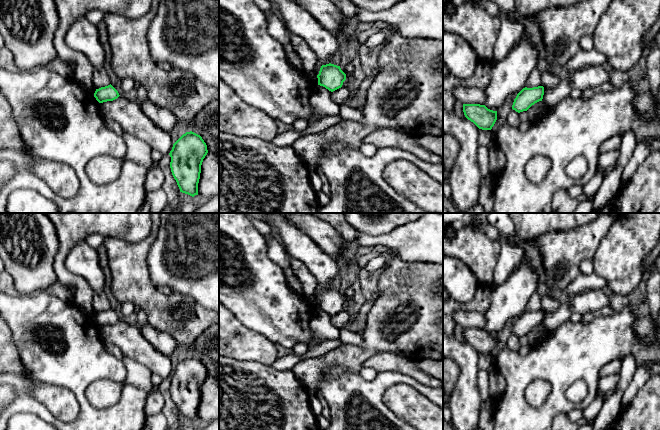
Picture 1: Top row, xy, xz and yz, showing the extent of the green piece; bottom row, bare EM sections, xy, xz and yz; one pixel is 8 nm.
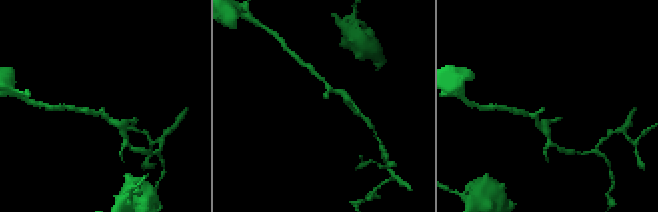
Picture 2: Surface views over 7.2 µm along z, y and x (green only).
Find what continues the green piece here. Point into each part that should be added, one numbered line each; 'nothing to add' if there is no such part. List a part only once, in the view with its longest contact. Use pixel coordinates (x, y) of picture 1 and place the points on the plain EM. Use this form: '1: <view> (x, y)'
nothing to add

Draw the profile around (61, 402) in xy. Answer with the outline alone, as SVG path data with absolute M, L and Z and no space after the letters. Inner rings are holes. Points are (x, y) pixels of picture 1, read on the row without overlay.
M37 382L32 386L30 394L62 422L72 422L79 415L77 398L65 387Z

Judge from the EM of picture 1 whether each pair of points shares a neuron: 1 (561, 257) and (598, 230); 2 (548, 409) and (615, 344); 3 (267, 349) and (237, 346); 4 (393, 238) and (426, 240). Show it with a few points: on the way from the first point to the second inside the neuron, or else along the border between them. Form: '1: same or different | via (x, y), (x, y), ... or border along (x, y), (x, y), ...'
1: same | via (570, 248), (580, 244), (589, 236)
2: same | via (558, 389), (559, 385), (595, 349)
3: same | via (260, 349), (253, 346), (244, 346)
4: same | via (401, 240), (418, 240)

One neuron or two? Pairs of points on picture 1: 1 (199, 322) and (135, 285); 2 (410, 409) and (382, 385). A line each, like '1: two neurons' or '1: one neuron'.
1: one neuron
2: two neurons

